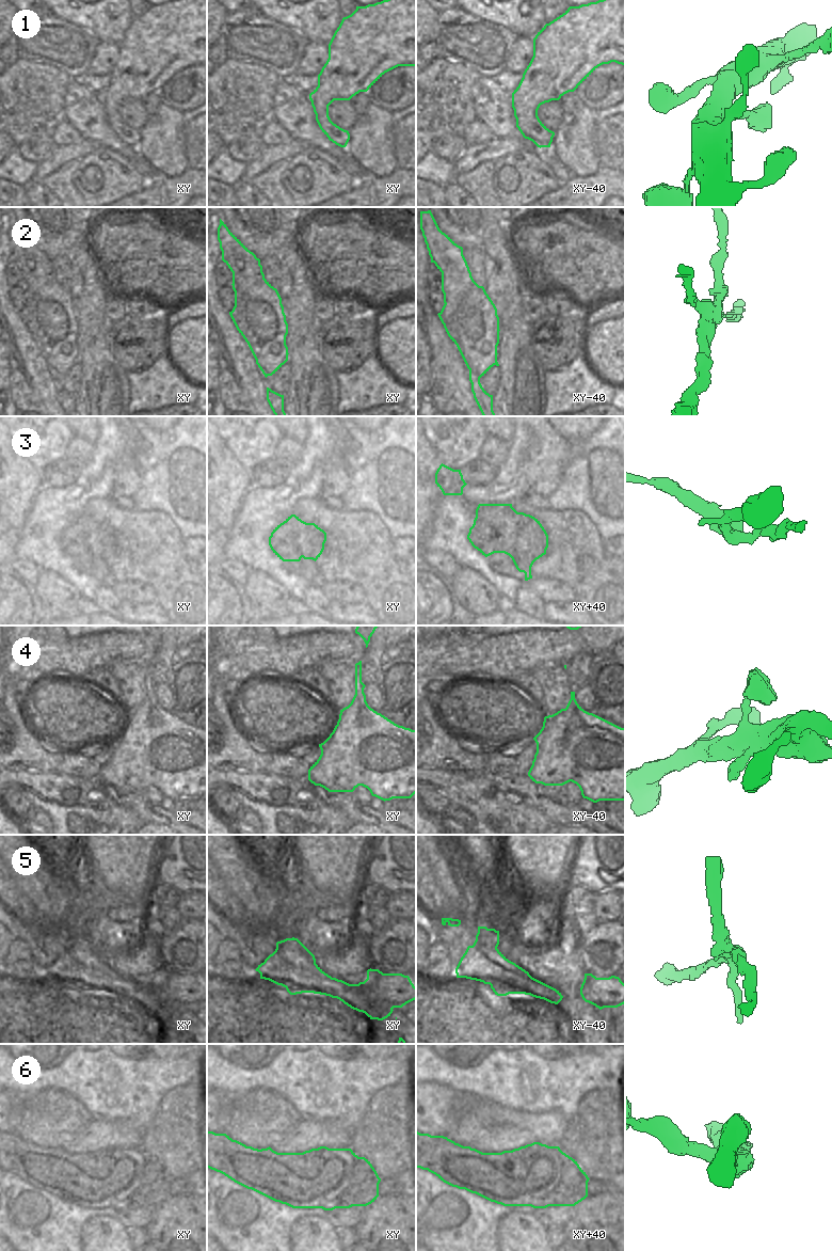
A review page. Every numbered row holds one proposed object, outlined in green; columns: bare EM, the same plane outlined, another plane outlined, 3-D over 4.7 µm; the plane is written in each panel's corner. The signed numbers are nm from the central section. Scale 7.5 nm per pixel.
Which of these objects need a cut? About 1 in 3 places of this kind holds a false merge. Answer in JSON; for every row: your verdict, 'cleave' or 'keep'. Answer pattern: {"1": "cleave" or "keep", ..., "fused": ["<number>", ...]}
{"1": "keep", "2": "cleave", "3": "cleave", "4": "keep", "5": "cleave", "6": "cleave", "fused": ["2", "3", "5", "6"]}

